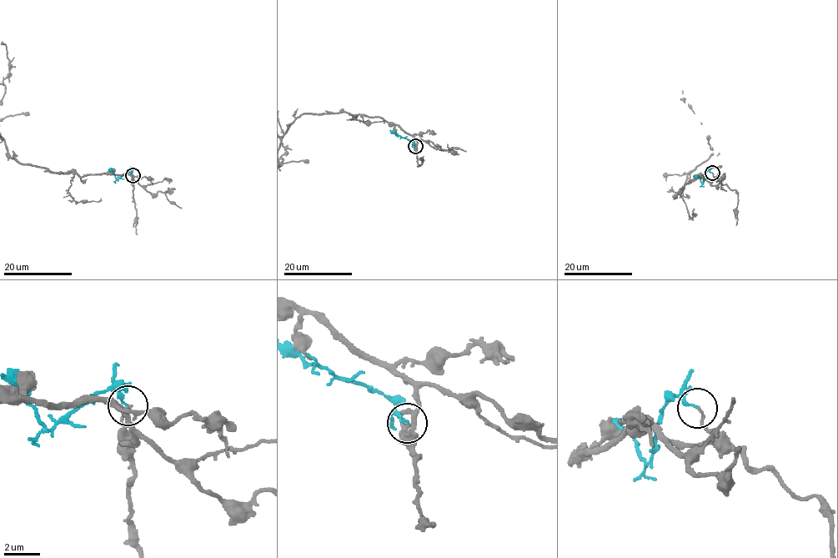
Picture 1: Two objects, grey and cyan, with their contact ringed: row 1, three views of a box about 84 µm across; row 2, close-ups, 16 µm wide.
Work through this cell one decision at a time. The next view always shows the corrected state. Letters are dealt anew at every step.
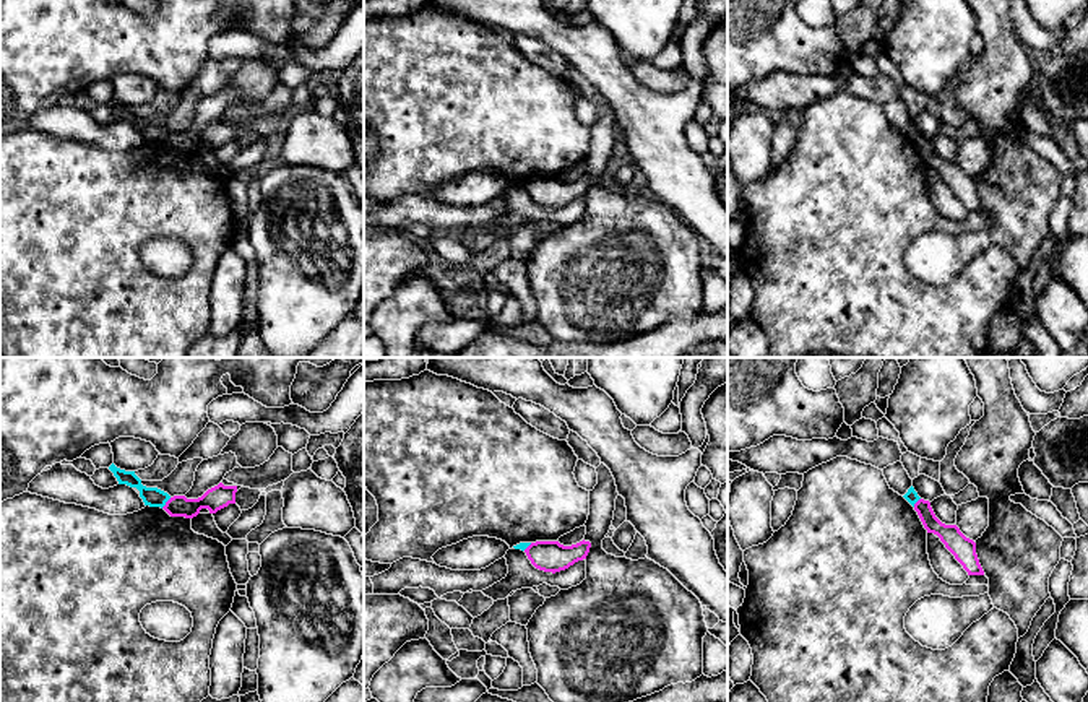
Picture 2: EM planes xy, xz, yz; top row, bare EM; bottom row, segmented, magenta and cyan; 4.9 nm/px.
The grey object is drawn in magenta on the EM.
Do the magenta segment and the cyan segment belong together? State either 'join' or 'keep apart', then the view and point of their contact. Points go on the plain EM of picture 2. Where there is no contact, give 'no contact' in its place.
keep apart; contact xy (166, 138)

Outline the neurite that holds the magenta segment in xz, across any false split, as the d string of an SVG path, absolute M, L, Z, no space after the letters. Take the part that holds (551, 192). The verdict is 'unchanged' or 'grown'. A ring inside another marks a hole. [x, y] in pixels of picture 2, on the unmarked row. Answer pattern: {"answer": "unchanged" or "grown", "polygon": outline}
{"answer": "unchanged", "polygon": "M585 176L572 182L563 182L559 177L536 177L525 188L536 205L555 210L586 195L589 184L591 179Z"}

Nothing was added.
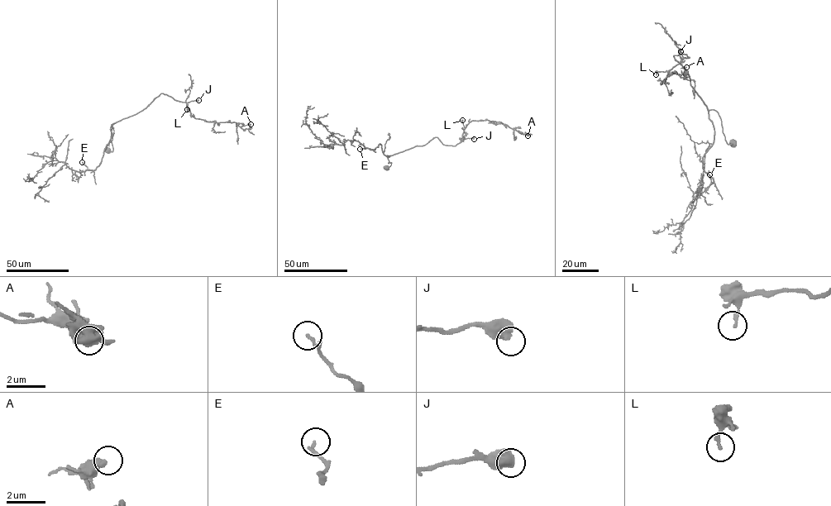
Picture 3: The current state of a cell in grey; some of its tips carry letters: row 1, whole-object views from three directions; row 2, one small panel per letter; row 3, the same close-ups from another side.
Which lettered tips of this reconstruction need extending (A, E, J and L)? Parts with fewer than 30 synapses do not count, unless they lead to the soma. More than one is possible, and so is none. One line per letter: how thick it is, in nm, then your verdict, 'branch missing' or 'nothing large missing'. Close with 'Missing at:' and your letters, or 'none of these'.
A: calibre 480 nm; nothing large missing
E: calibre 130 nm; nothing large missing
J: calibre 600 nm; branch missing
L: calibre 160 nm; nothing large missing
Missing at: J

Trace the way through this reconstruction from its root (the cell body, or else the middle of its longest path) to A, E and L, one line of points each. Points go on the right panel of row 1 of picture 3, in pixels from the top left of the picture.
A: (733, 143), (727, 143), (718, 113), (709, 110), (674, 56), (686, 54), (661, 83), (686, 67)
E: (733, 143), (727, 143), (719, 116), (709, 110), (713, 142), (703, 158), (703, 168), (713, 183), (709, 174)
L: (733, 143), (727, 143), (718, 113), (709, 110), (674, 56), (686, 54), (689, 57), (656, 74)

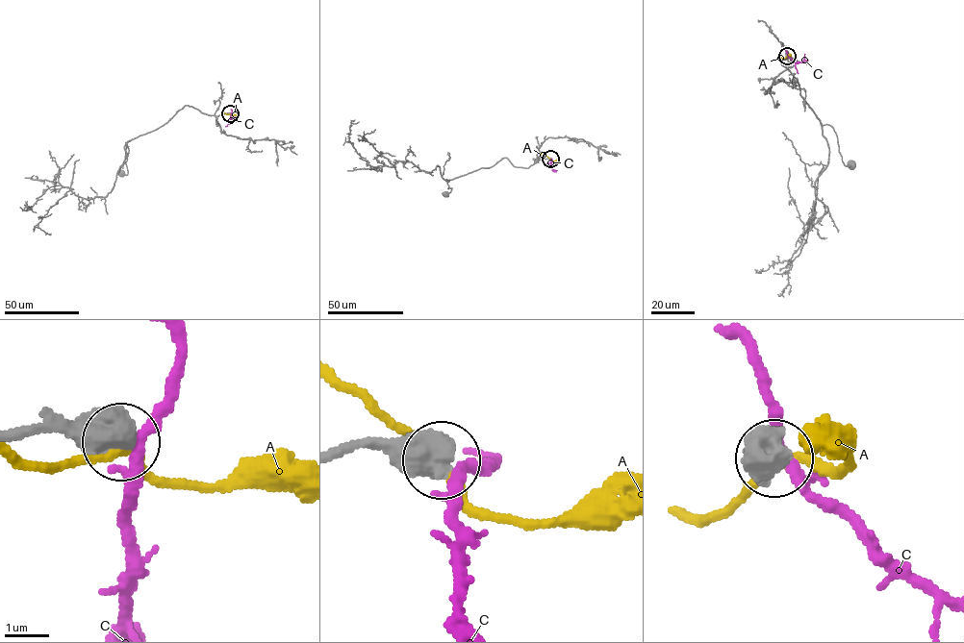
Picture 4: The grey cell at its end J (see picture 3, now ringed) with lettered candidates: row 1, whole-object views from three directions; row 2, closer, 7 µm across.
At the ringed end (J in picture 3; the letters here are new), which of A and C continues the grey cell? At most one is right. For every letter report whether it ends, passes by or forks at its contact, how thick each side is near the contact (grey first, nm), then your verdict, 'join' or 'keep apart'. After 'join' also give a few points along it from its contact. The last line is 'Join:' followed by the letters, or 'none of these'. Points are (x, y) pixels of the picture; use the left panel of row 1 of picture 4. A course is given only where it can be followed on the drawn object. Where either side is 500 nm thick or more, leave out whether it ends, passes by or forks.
A: calibres 850 and 200 nm; keep apart
C: calibres 750 and 260 nm; keep apart
Join: none of these

